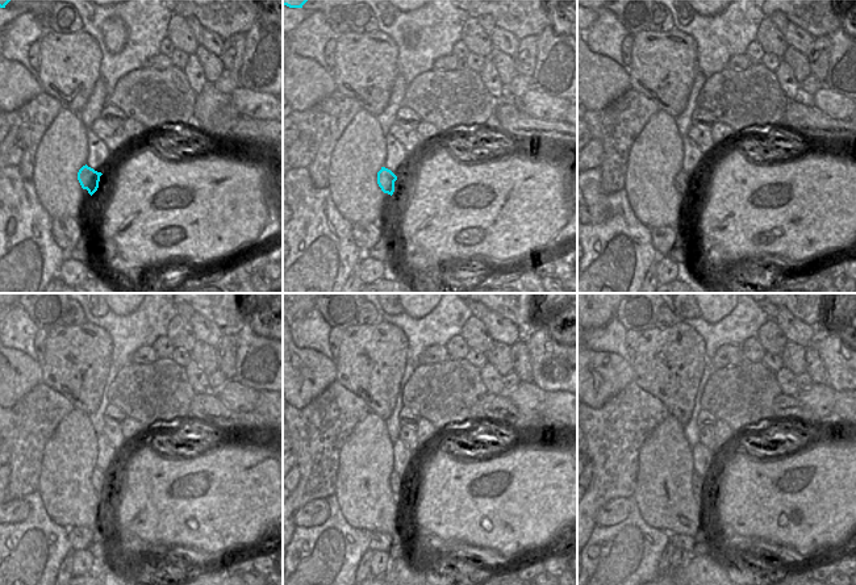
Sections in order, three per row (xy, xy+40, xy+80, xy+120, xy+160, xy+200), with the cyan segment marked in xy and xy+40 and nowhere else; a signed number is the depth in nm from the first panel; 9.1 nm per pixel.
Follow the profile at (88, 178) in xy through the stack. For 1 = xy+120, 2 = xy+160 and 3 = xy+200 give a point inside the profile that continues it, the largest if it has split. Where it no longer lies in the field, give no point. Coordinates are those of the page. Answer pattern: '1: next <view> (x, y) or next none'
1: next xy+120 (100, 481)
2: next xy+160 (400, 484)
3: next xy+200 (698, 483)

